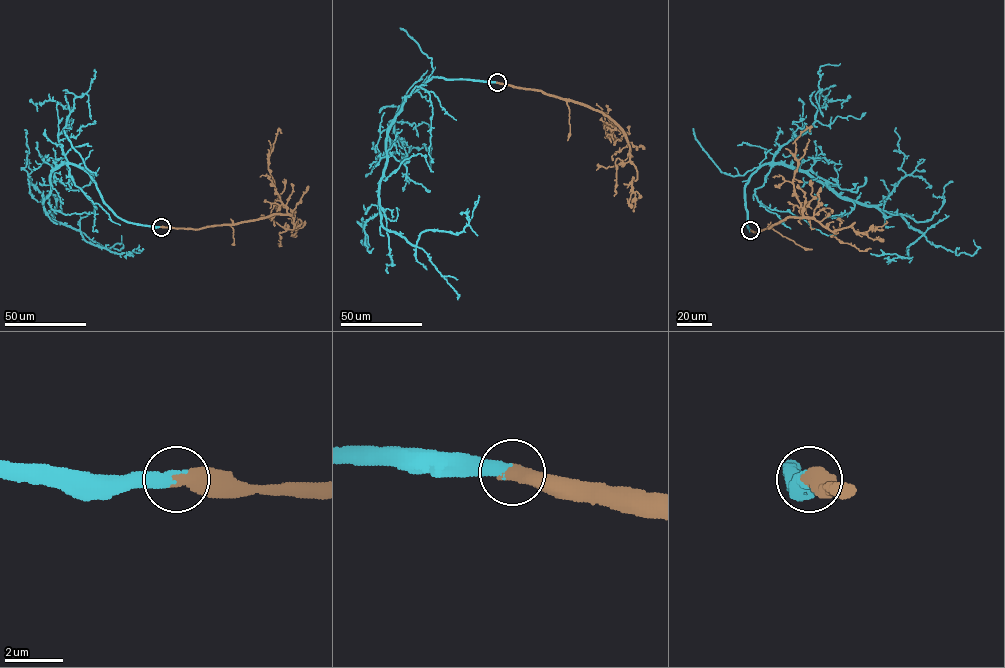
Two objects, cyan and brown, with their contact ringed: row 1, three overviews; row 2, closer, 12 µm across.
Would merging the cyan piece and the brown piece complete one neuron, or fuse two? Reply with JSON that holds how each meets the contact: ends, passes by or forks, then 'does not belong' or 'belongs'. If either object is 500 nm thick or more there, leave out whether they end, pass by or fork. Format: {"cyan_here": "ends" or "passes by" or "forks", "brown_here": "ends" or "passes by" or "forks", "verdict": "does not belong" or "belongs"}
{"verdict": "belongs"}

